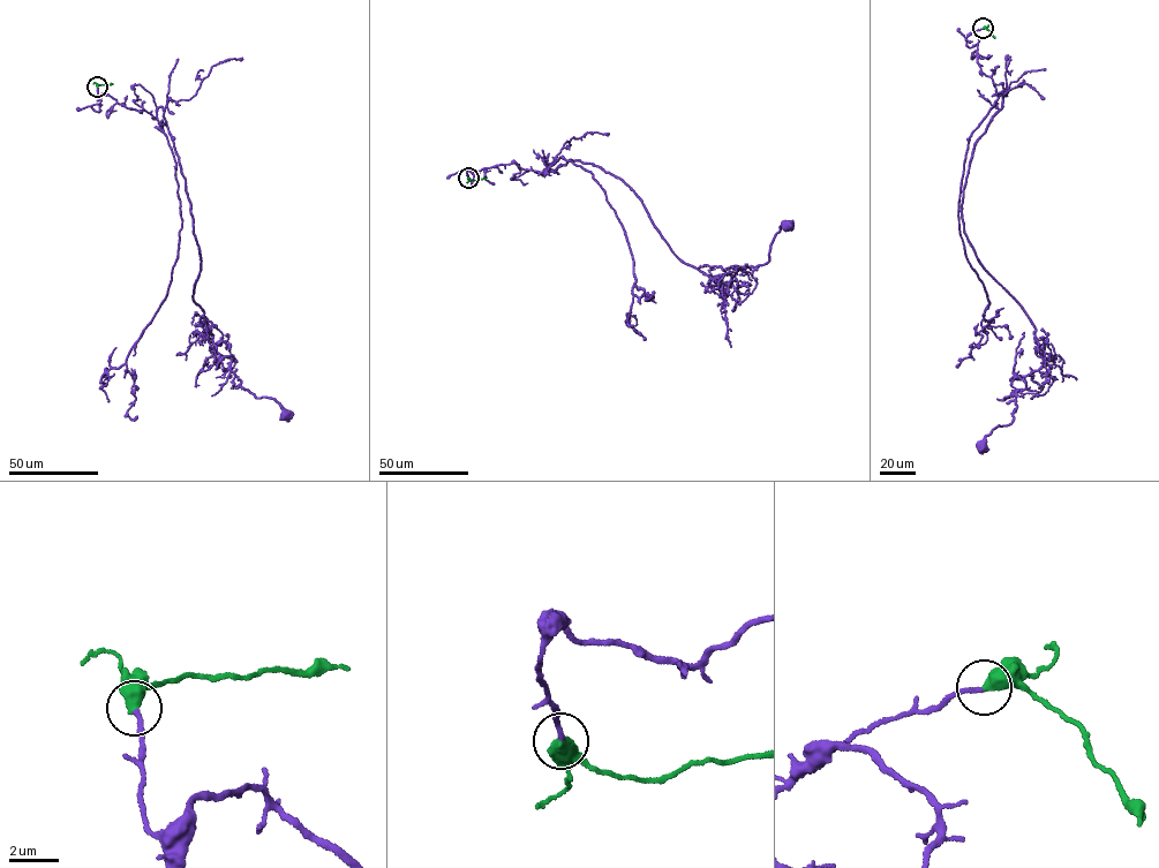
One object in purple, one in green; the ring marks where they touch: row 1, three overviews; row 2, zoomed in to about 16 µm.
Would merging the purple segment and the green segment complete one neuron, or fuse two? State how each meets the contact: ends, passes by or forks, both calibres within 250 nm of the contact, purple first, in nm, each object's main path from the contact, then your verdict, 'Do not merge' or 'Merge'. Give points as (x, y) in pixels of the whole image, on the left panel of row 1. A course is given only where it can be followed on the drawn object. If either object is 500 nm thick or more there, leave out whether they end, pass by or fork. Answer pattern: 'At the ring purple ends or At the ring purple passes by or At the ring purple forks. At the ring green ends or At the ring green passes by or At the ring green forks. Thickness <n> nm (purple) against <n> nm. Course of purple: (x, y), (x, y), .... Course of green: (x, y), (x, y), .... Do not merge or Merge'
Thickness 190 nm (purple) against 550 nm. Course of purple: (97, 87), (98, 95), (155, 118), (162, 107), (201, 261), (193, 300), (223, 370), (288, 415). Course of green: (97, 87), (113, 83). Merge

